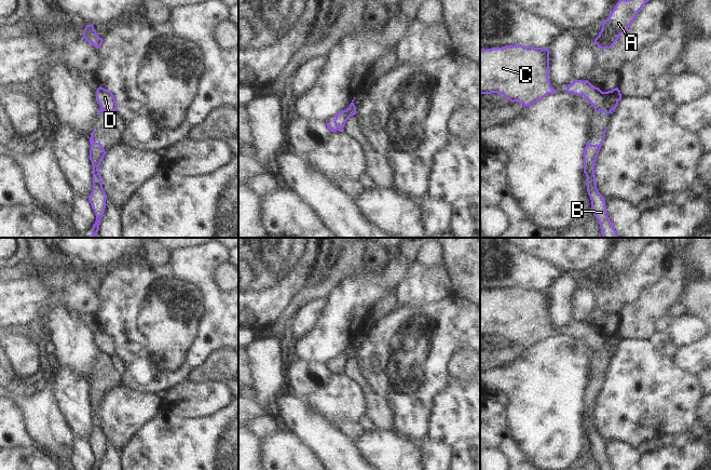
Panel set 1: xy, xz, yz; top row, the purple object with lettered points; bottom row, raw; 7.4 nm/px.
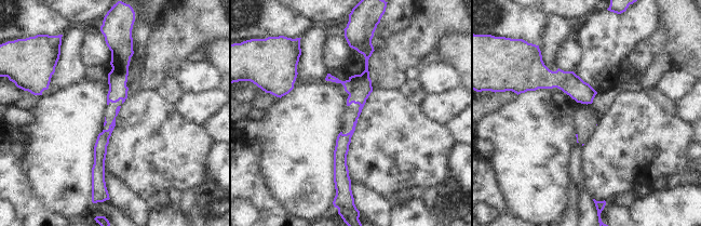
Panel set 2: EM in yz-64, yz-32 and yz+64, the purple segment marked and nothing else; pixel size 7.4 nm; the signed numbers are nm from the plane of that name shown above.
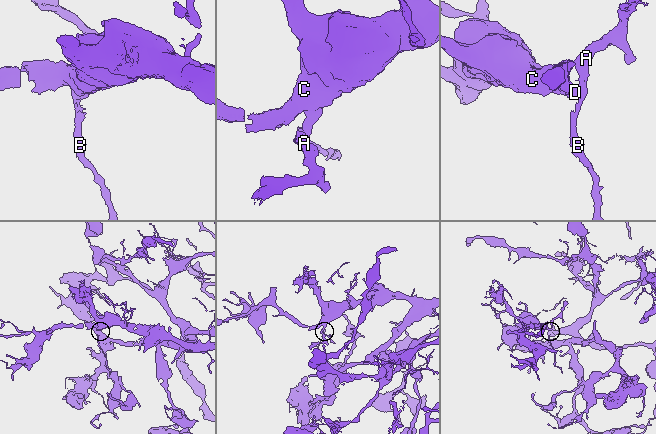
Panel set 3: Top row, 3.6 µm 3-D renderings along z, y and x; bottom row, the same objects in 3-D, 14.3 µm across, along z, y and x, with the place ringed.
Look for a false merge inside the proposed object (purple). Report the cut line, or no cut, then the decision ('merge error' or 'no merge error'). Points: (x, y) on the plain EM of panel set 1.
cut yz (603, 334), (604, 341), (595, 352); merge error

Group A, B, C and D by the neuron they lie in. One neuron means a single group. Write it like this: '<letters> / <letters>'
A B / C D

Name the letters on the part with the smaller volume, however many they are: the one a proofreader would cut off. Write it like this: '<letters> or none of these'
A, B

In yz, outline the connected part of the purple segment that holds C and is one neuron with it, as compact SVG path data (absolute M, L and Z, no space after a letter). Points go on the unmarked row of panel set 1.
M507 287L480 292L480 336L502 336L510 344L528 349L543 341L547 336L557 334L550 327L548 317L548 291Z

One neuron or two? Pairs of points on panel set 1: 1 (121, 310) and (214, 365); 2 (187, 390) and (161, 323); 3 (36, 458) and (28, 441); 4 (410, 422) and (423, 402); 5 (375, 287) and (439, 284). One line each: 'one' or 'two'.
1: two
2: two
3: two
4: one
5: two

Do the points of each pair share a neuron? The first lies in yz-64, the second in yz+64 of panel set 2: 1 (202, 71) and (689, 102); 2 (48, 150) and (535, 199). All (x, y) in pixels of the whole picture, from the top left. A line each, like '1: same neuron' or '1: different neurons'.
1: different neurons
2: same neuron

